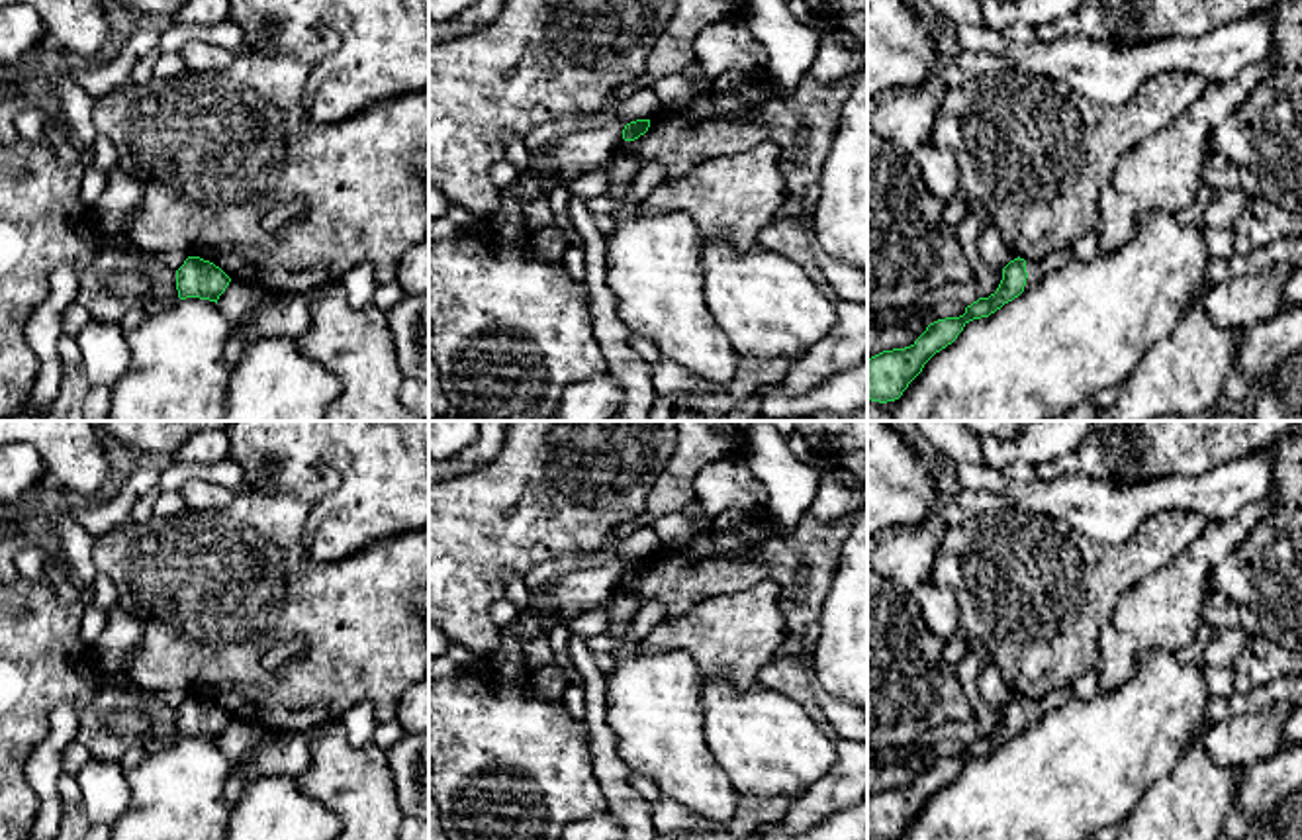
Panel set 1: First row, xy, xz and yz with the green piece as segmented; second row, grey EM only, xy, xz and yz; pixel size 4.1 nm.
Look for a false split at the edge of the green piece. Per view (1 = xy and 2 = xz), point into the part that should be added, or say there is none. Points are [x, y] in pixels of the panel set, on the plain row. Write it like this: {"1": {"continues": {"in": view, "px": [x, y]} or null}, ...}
{"1": {"continues": null}, "2": {"continues": null}}

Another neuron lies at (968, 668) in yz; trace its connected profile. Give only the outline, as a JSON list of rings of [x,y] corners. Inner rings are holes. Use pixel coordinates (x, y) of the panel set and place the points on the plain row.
[[[965,654],[957,664],[955,664],[955,674],[961,683],[963,693],[971,703],[979,703],[981,695],[977,689],[977,676],[981,672],[981,660],[975,654]]]

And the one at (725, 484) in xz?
[[[740,456],[705,466],[693,480],[693,493],[705,515],[726,509],[754,513],[767,509],[767,490]]]

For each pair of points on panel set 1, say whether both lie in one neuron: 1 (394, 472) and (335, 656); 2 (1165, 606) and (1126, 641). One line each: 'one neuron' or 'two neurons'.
1: two neurons
2: one neuron

